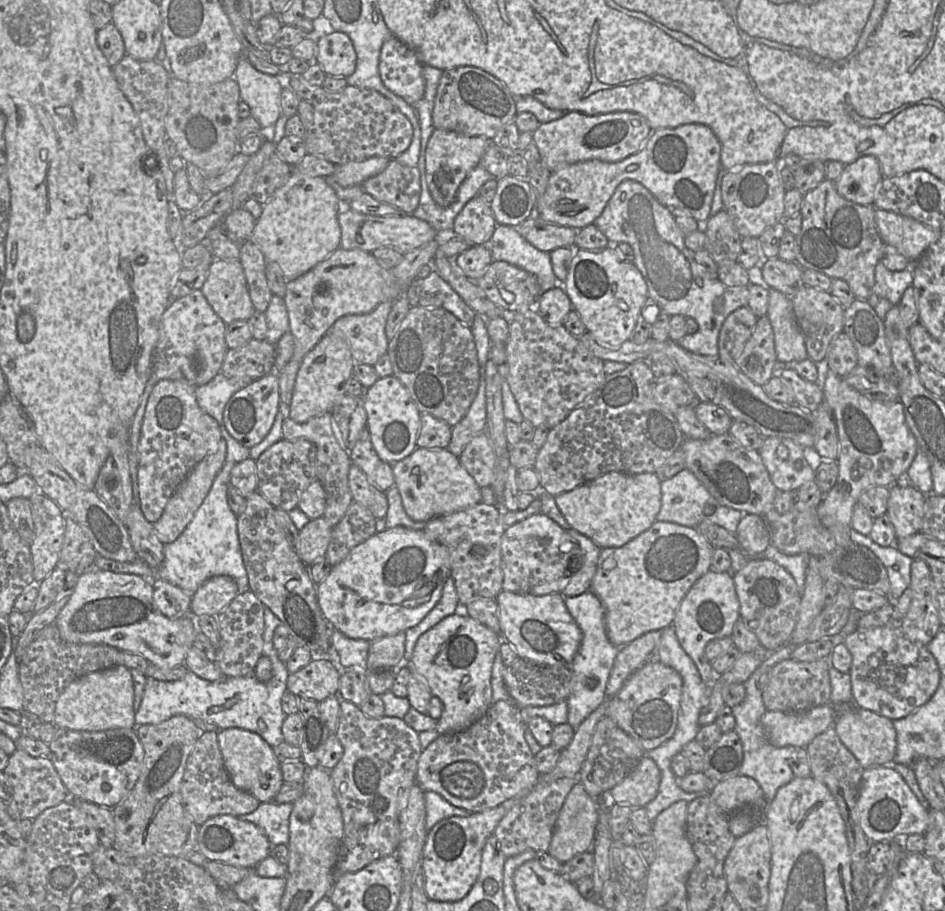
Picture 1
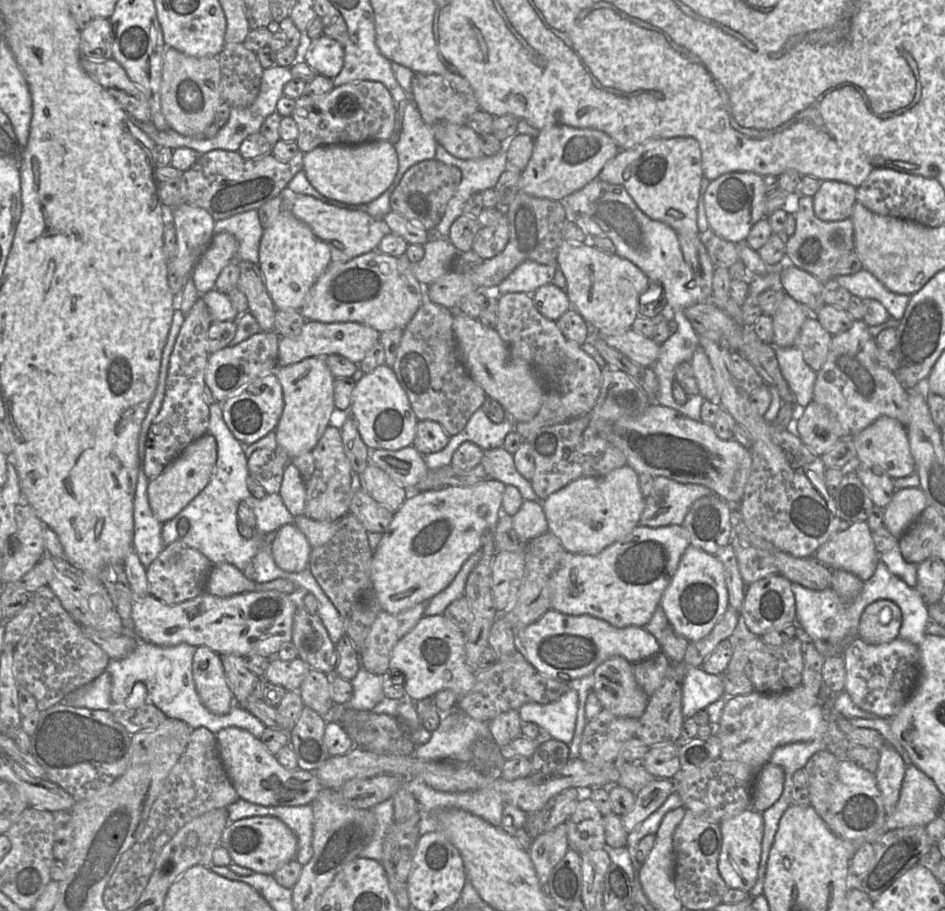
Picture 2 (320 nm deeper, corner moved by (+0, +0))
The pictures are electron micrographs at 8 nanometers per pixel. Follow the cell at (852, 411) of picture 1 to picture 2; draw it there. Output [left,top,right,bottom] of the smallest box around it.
[852,416,915,479]

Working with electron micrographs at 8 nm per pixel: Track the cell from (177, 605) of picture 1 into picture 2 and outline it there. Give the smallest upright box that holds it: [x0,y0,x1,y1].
[146,542,213,605]

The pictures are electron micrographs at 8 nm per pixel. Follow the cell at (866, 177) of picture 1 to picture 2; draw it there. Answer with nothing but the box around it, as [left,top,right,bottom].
[813,180,857,221]

